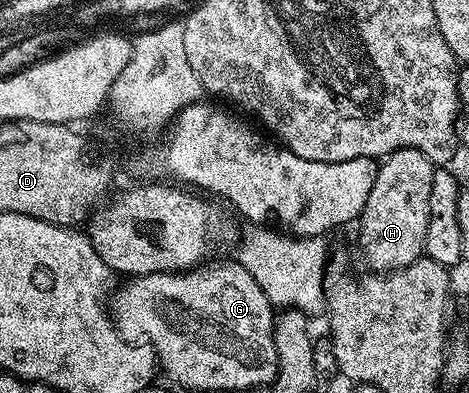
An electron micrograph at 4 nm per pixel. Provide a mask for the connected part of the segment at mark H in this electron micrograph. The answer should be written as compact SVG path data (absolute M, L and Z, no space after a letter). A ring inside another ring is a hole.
M397 149L379 163L377 181L373 181L373 193L369 193L369 201L365 201L365 209L359 214L359 247L363 250L363 259L370 270L375 273L396 271L423 255L425 245L425 229L429 225L429 193L433 193L433 177L437 170L425 153L417 149Z

